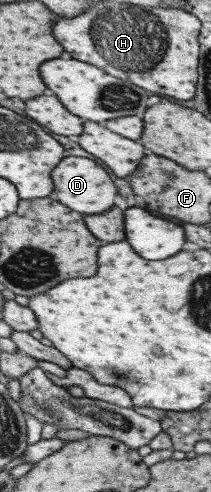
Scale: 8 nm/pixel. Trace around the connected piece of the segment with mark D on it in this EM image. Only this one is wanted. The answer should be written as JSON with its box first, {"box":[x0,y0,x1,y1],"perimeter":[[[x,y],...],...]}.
{"box":[49,156,117,215],"perimeter":[[[63,156],[59,160],[59,165],[51,169],[51,181],[53,181],[53,191],[49,197],[83,215],[103,213],[113,205],[113,197],[117,193],[105,169],[93,163],[89,157]]]}

